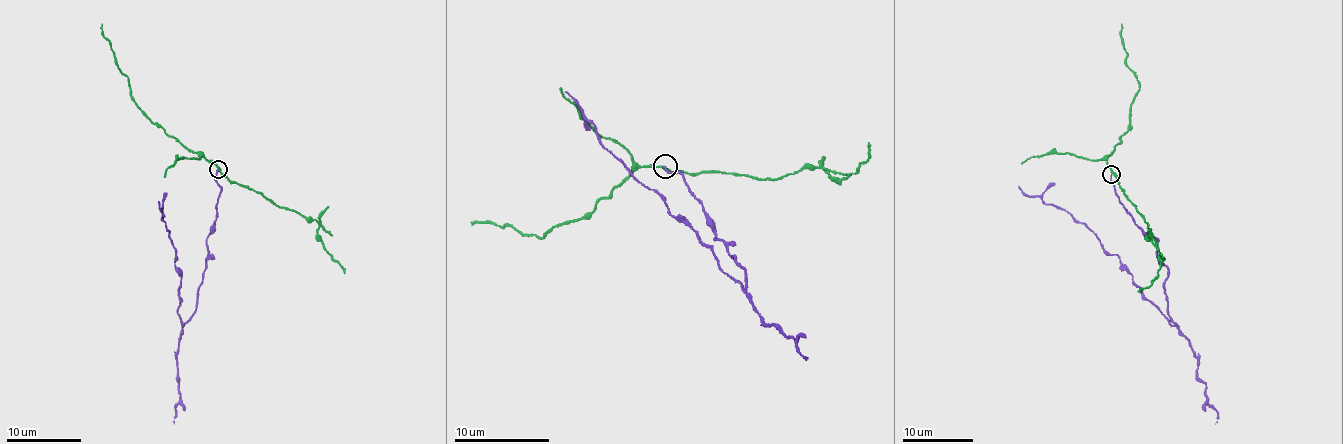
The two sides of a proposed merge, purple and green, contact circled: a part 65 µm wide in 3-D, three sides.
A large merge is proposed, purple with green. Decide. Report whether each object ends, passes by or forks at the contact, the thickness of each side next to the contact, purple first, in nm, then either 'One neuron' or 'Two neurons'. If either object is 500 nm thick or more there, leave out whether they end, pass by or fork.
At the ring purple ends. At the ring green passes by. Thickness 150 nm (purple) against 180 nm. Two neurons

